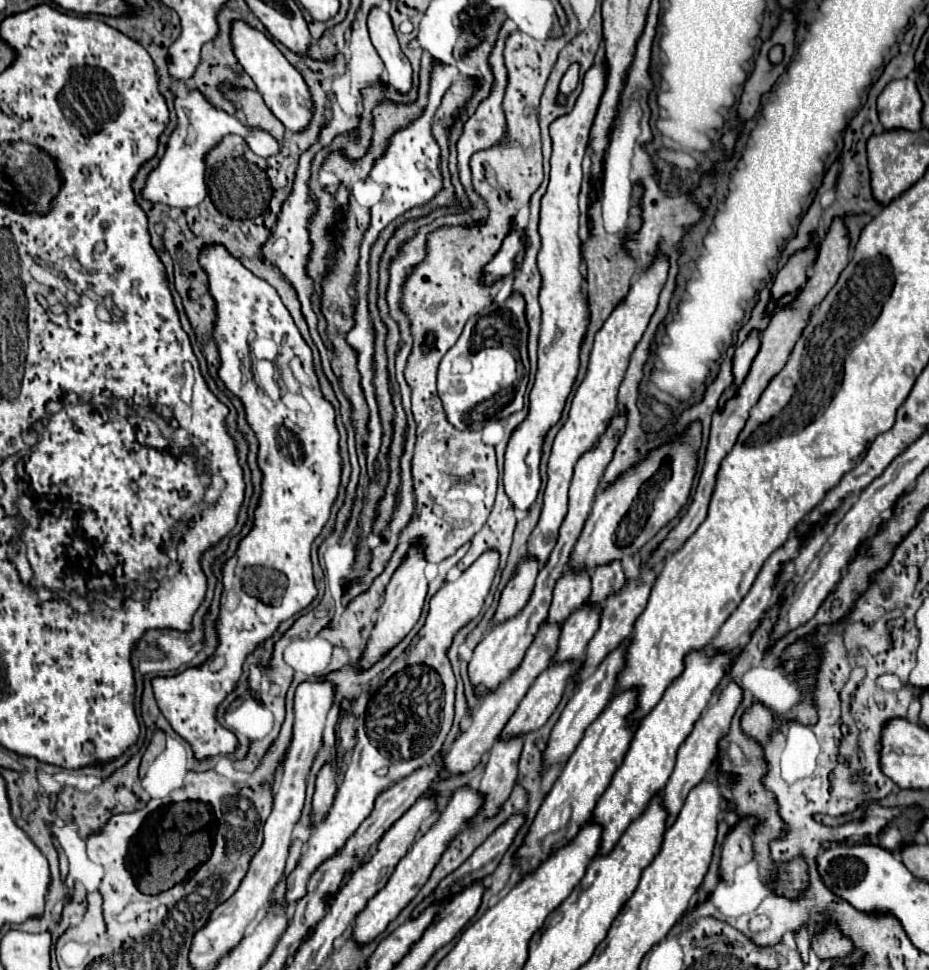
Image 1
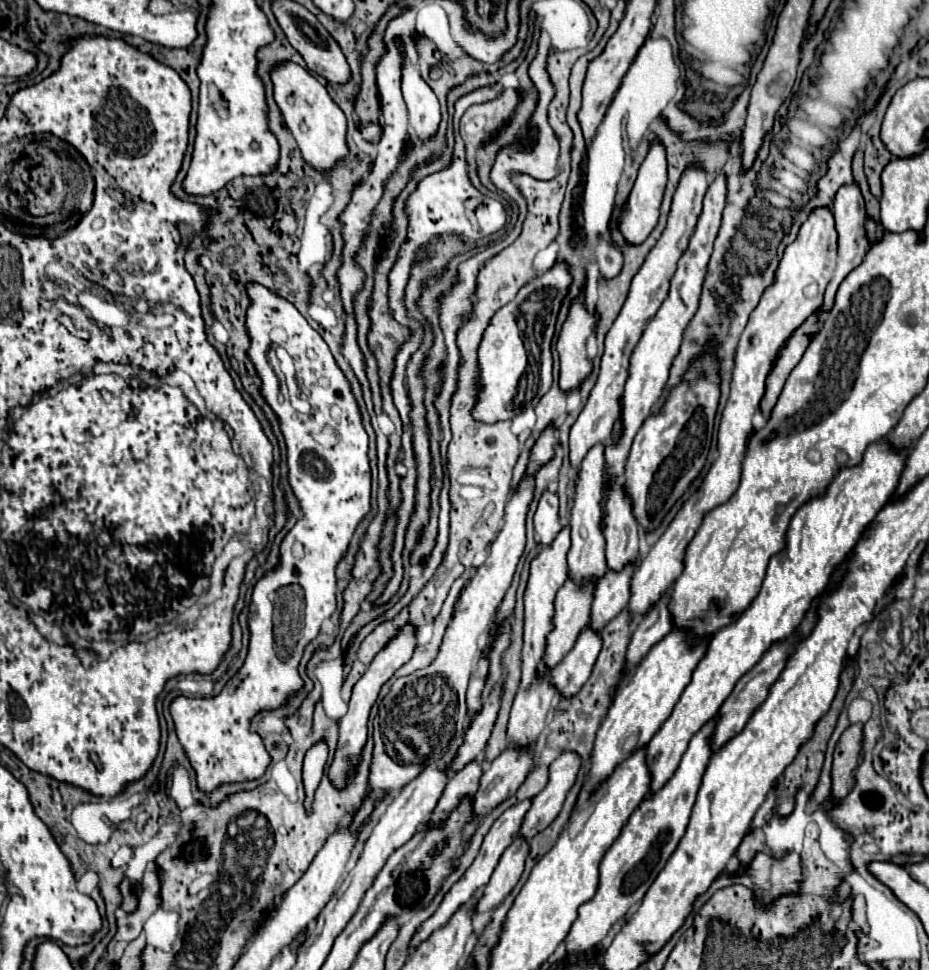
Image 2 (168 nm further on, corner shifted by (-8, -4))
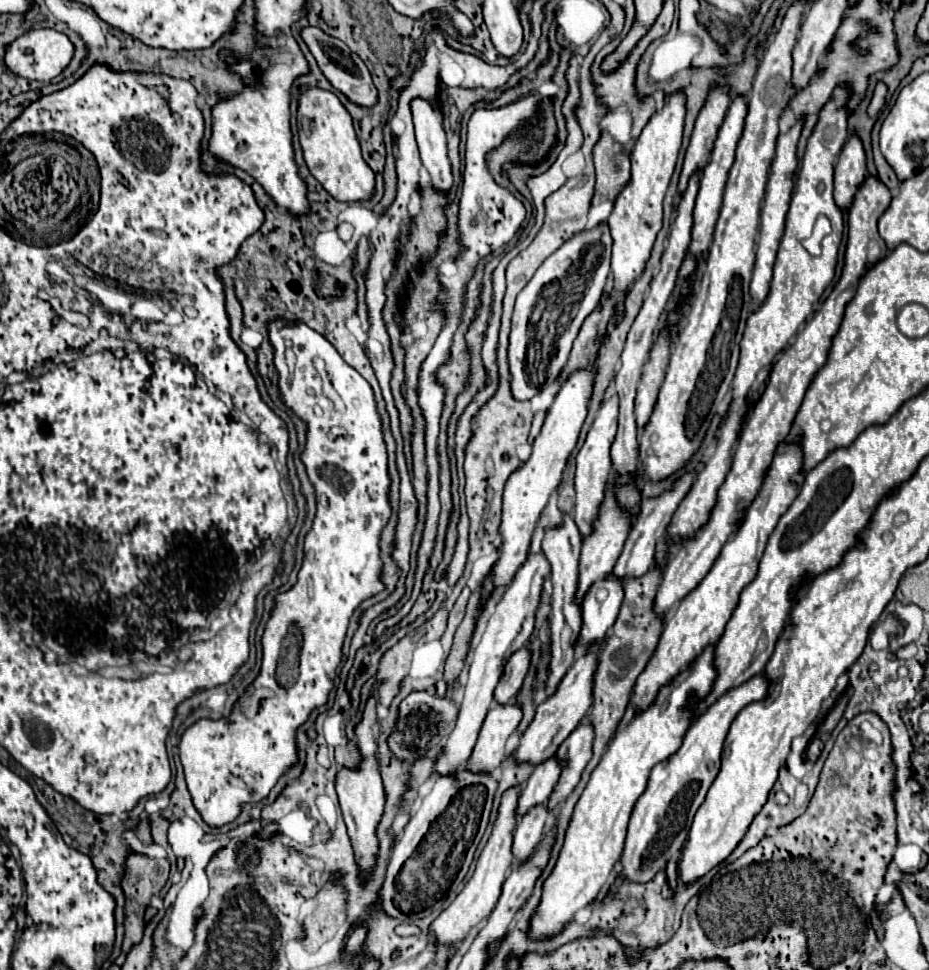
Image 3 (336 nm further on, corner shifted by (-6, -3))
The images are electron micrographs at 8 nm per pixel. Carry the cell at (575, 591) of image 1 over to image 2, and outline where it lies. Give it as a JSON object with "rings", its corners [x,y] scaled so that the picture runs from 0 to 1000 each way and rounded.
{"rings":[[[643,457],[636,461],[636,465],[628,471],[621,488],[621,500],[619,500],[619,512],[615,523],[615,566],[610,570],[612,580],[612,593],[621,601],[632,601],[638,595],[649,595],[653,589],[651,580],[651,552],[647,545],[649,537],[649,461],[651,457]]]}

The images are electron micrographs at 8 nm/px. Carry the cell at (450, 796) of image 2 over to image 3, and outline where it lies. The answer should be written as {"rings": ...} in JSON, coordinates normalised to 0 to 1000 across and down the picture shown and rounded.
{"rings":[[[531,724],[501,794],[509,798],[520,798],[520,796],[529,798],[541,786],[544,765],[557,751],[559,742],[561,742],[559,728],[554,726],[535,728]]]}

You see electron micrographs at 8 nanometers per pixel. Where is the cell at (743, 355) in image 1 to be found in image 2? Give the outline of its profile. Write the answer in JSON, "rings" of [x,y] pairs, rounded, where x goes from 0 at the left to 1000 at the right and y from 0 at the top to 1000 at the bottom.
{"rings":[[[877,213],[871,220],[869,228],[860,234],[856,248],[845,255],[845,261],[834,279],[834,288],[823,298],[817,314],[806,325],[806,333],[793,354],[787,407],[778,422],[778,430],[774,438],[774,471],[765,479],[755,502],[735,519],[735,523],[729,527],[718,547],[712,552],[712,556],[701,564],[699,572],[692,574],[684,587],[679,599],[679,618],[677,618],[677,630],[681,636],[694,634],[709,620],[709,615],[724,603],[724,599],[735,591],[735,576],[740,562],[755,543],[759,529],[780,519],[793,506],[798,494],[798,477],[802,471],[802,455],[811,446],[808,432],[817,422],[817,413],[823,403],[823,389],[832,376],[834,364],[839,362],[839,358],[845,356],[849,345],[877,319],[882,319],[882,312],[886,312],[886,300],[899,279],[899,271],[901,271],[901,238],[899,238],[897,220],[892,213]]]}

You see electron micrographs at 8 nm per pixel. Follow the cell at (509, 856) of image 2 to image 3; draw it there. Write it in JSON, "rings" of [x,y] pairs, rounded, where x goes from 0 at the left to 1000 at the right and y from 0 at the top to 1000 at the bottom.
{"rings":[[[582,829],[582,831],[576,831],[574,835],[569,835],[569,839],[565,839],[565,843],[561,843],[561,847],[557,847],[557,854],[552,858],[552,872],[550,872],[552,895],[565,891],[567,885],[582,870],[584,849],[587,849],[589,841],[591,841],[591,837]]]}

